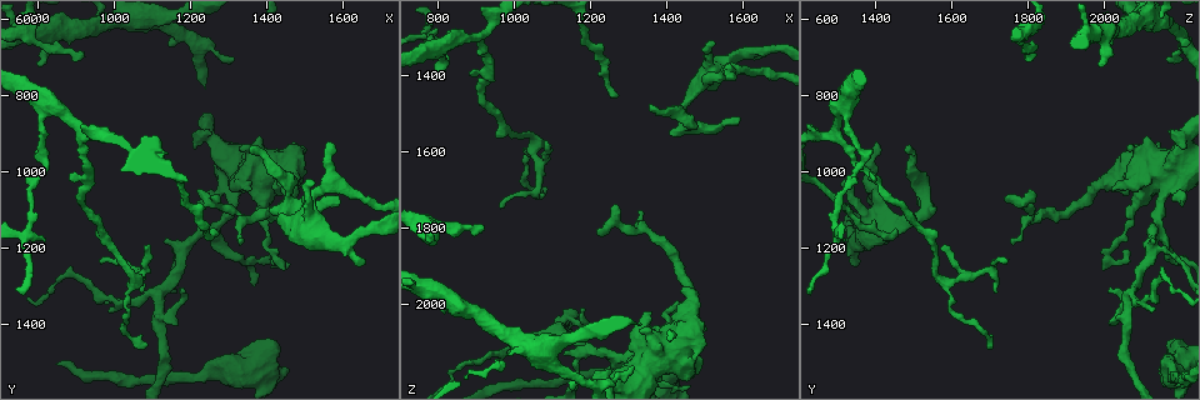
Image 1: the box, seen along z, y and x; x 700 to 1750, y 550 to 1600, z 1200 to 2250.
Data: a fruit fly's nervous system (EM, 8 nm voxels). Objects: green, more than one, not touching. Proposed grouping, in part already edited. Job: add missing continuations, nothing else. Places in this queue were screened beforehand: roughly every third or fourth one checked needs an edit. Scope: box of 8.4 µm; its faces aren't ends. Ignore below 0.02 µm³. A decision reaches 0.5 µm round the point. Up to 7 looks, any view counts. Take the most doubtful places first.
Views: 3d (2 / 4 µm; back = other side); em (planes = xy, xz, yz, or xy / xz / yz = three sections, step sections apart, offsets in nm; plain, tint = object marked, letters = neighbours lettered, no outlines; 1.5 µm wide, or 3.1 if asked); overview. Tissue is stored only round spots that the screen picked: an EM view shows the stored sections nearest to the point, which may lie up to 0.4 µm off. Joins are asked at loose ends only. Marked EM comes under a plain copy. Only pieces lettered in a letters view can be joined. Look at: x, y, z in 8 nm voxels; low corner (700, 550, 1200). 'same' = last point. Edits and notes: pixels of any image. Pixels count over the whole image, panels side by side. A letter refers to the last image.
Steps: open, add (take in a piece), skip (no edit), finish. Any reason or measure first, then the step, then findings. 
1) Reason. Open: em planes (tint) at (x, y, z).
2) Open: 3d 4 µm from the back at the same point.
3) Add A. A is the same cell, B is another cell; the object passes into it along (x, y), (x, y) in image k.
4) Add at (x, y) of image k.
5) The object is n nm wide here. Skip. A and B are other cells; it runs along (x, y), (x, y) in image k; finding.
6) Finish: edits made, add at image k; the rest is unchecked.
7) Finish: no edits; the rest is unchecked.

Branch stops here. Open: em planes (letters) at (1365, 940, 1475).

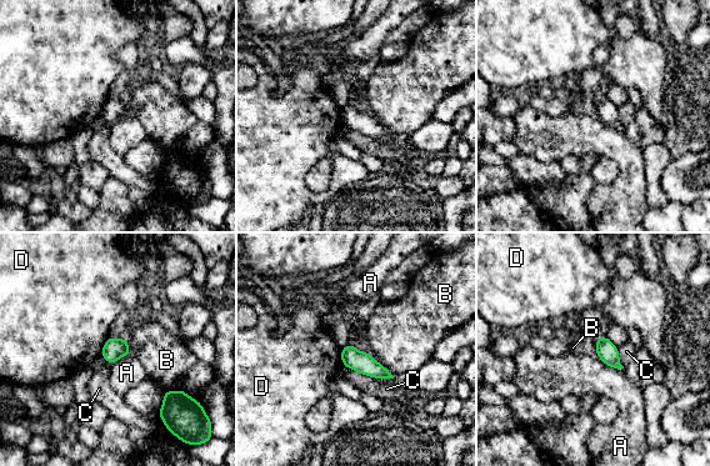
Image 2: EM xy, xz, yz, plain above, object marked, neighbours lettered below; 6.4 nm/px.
The longest contact is with C, 340 nm. Skip. A, B, C and D are other cells; a border runs along (596, 354), (605, 364), (623, 369) in image 2; no lettered piece goes on from it.

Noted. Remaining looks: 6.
Tapers out. Open: em planes (tint) at (1525, 1035, 1315).

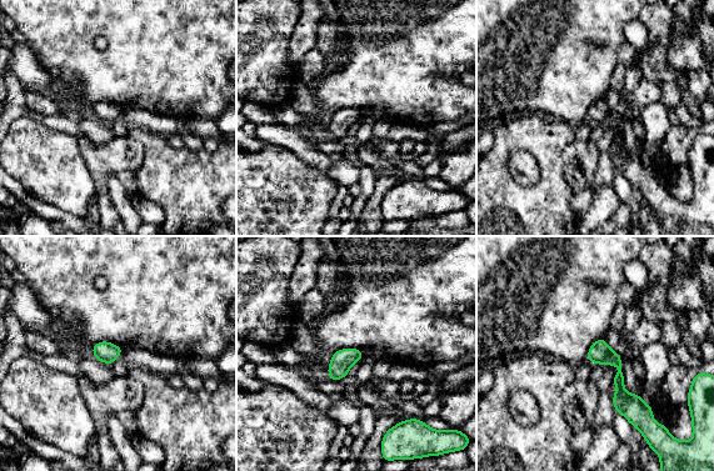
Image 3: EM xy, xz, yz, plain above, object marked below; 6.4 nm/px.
See the neighbours. Open: em planes (letters) at the same point.

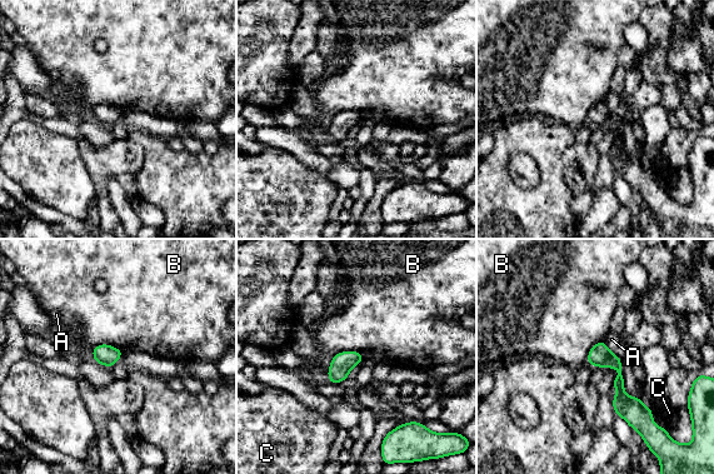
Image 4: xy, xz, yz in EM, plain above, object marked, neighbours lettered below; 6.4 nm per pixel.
The longest contact is with B, 200 nm. Skip. A, B and C are other cells; none of them fits.

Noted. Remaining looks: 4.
Branch stops here. Open: 3d 4 µm at (1310, 700, 2170).

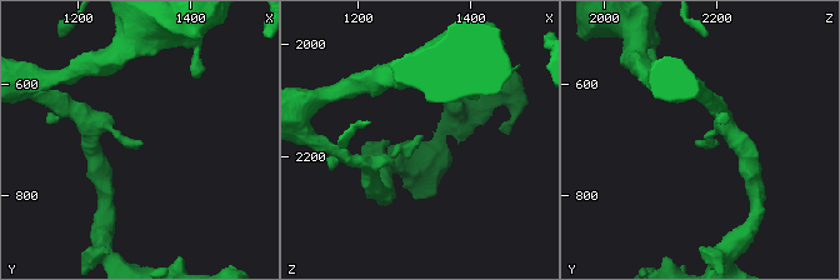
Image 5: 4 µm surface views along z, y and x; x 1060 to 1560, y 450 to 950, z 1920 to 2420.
Need the tissue. Open: em xy step 8 (letters) at (1315, 705, 2165).

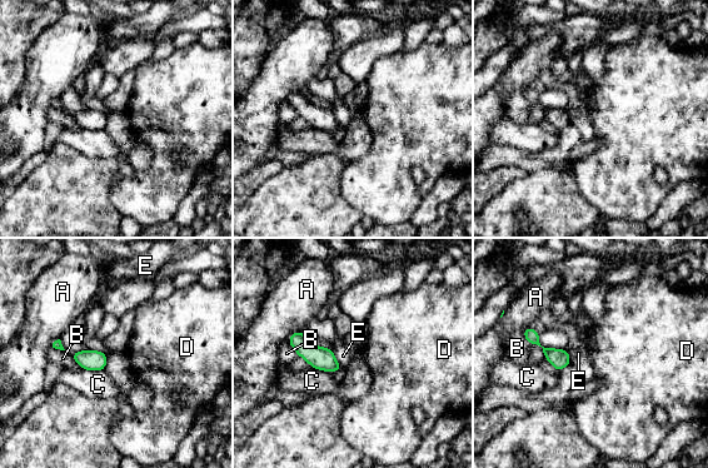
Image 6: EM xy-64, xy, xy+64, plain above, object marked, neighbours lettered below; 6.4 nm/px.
The longest contact is with B, 220 nm. Skip. A, B, C, D and E are other cells; a border runs along (81, 368), (104, 369) in image 6; none of them fits.

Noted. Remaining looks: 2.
Finish: no edits; the rest is unchecked.

